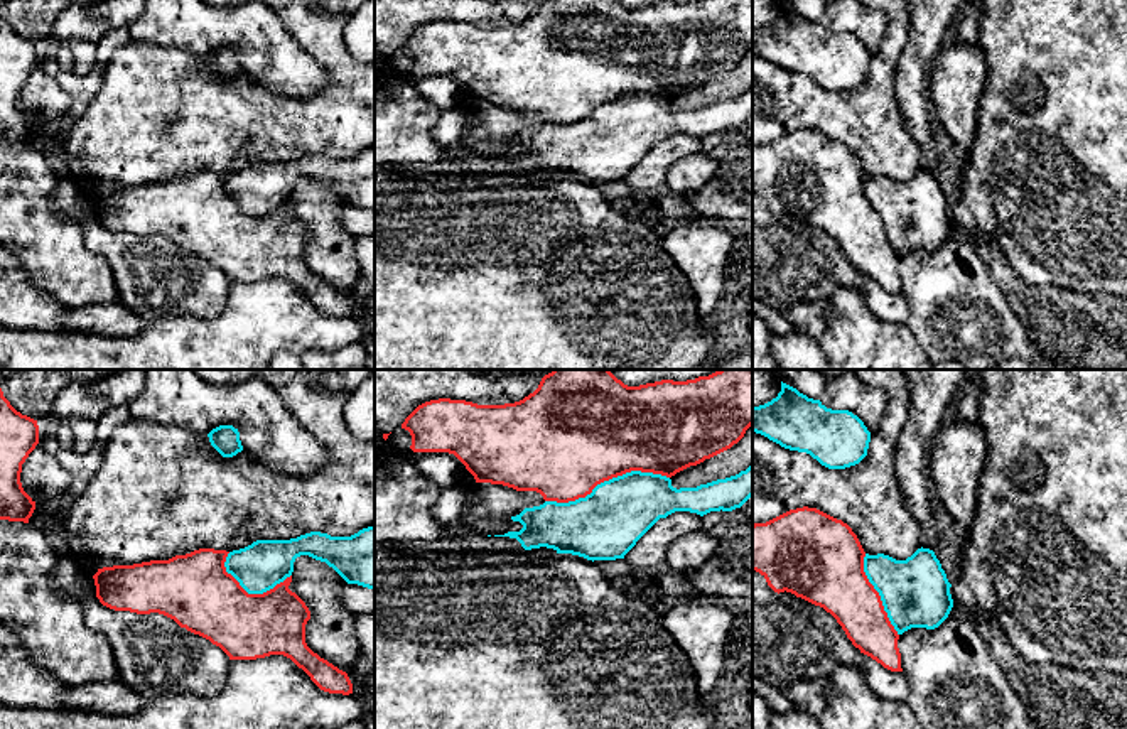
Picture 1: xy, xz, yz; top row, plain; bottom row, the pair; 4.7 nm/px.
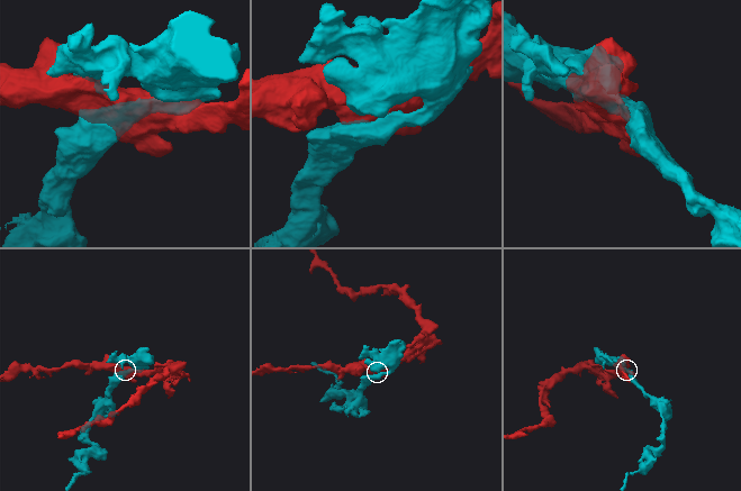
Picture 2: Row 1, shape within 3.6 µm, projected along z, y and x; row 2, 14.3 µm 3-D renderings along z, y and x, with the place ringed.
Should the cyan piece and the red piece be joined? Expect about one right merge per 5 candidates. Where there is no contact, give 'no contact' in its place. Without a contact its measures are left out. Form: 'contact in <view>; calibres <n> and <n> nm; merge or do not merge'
contact in xz; calibres 340 and 500 nm; do not merge

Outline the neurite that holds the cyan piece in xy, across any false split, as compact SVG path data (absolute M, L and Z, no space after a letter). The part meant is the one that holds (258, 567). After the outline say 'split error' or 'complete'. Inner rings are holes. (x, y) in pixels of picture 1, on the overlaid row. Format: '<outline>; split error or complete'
M375 525L351 537L310 532L290 540L256 540L229 552L224 567L248 594L263 594L292 575L300 555L326 562L348 584L375 589Z; complete

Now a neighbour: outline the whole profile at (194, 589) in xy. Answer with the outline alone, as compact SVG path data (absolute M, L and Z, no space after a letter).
M199 548L169 560L98 569L96 597L115 611L159 613L209 640L229 660L283 655L329 694L353 694L346 672L305 643L310 611L288 589L292 575L263 594L248 594L226 572L229 552Z

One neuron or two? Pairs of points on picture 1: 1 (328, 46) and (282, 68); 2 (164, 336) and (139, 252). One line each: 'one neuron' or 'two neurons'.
1: two neurons
2: two neurons

